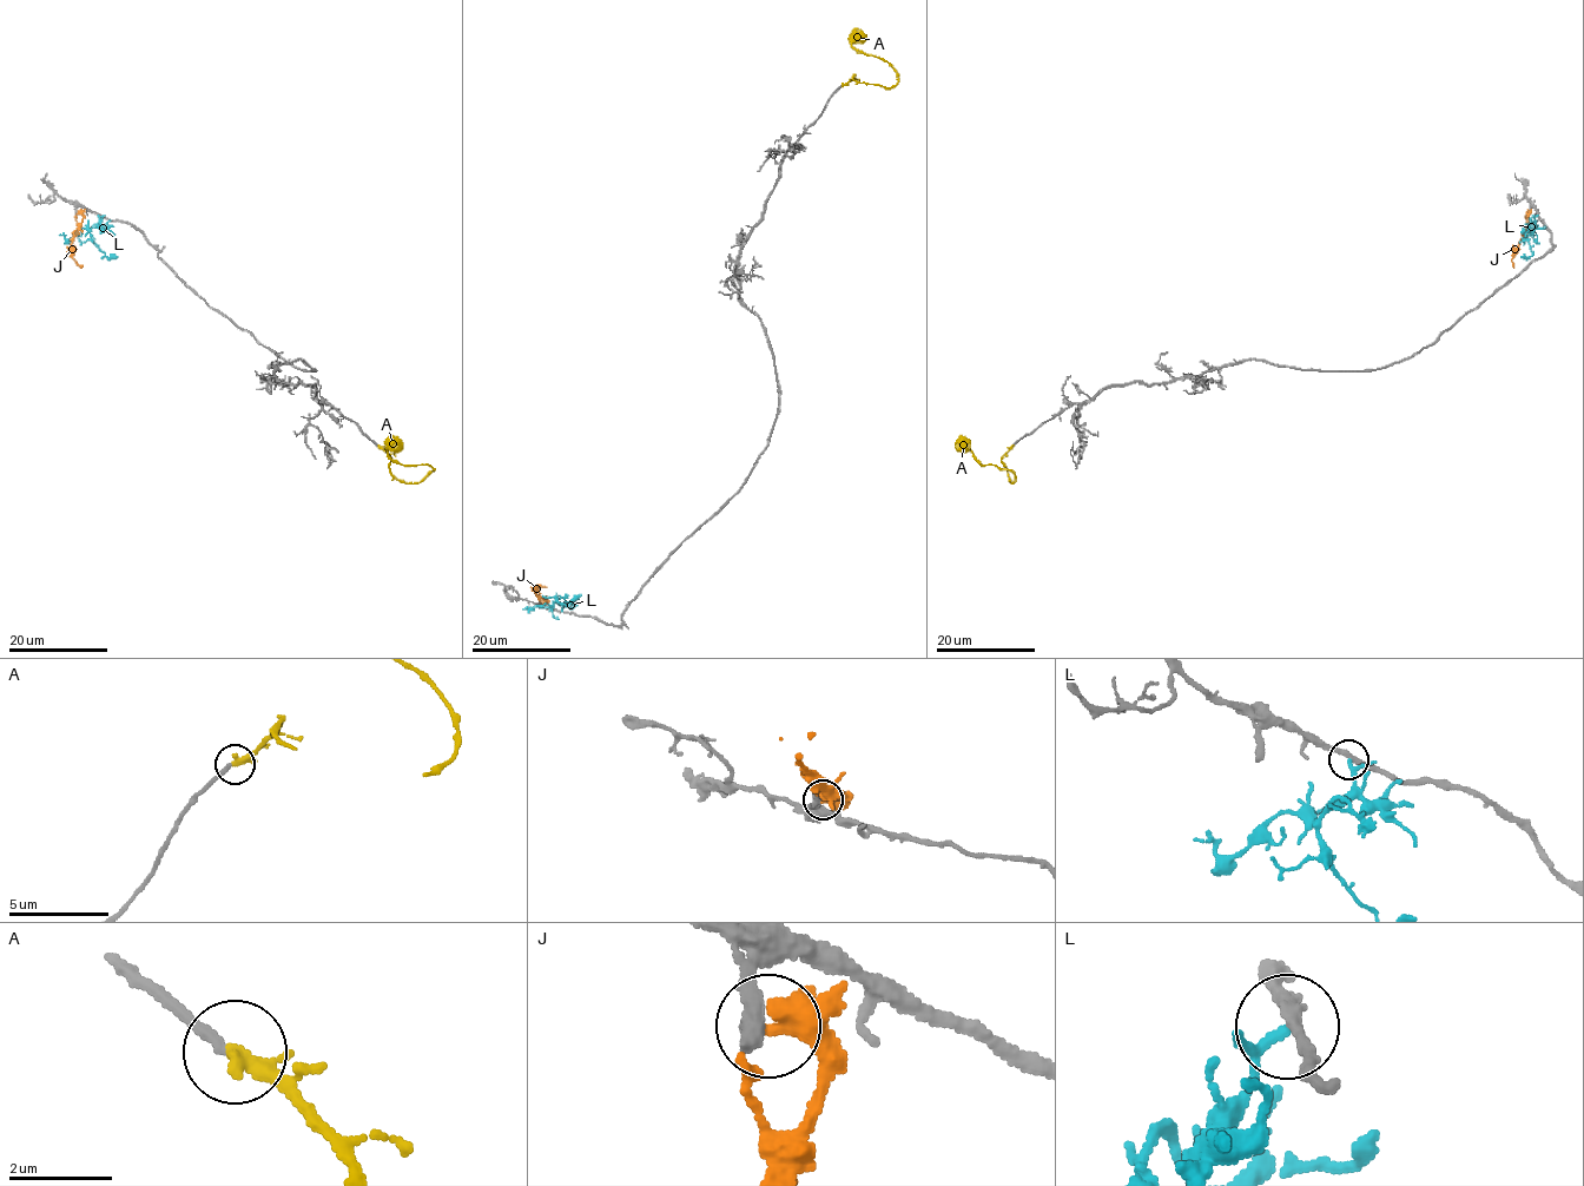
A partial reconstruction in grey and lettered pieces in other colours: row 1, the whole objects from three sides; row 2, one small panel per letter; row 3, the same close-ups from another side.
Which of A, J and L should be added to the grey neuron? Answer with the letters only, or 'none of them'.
A

